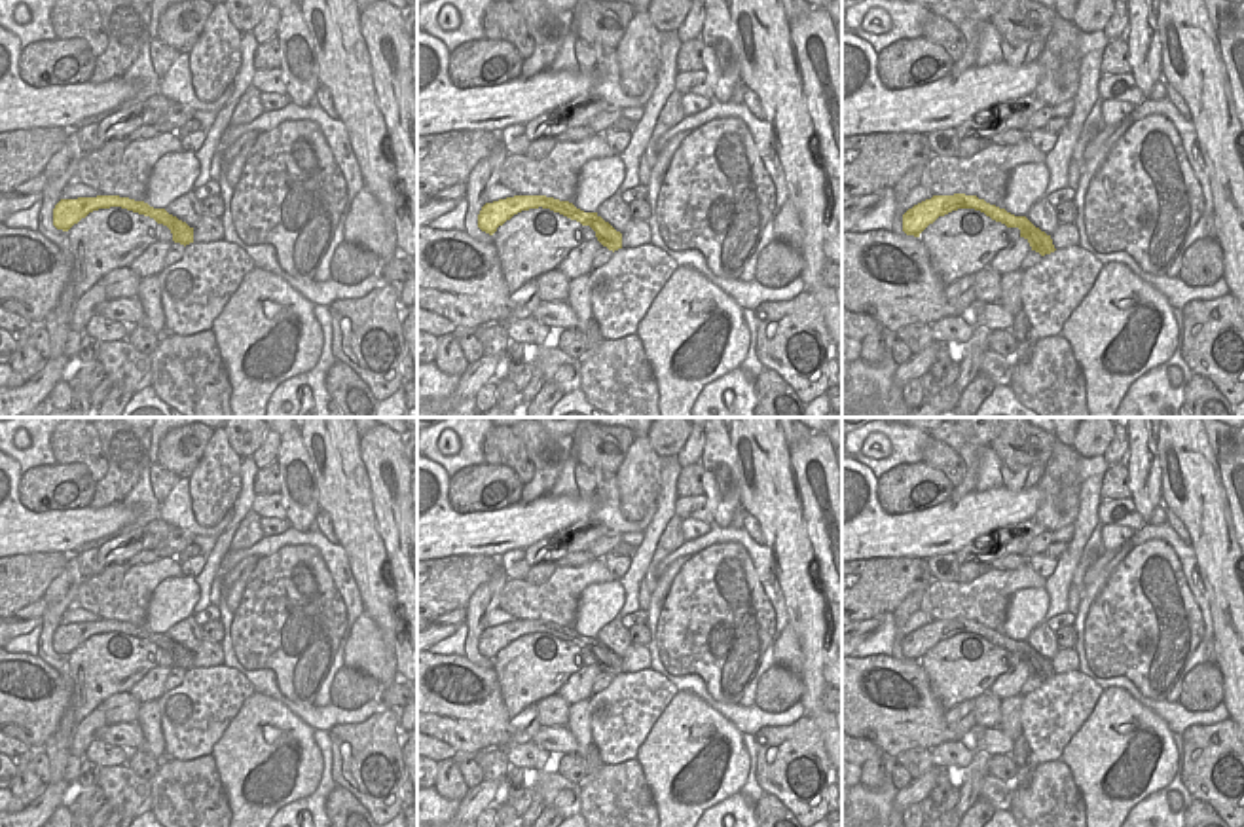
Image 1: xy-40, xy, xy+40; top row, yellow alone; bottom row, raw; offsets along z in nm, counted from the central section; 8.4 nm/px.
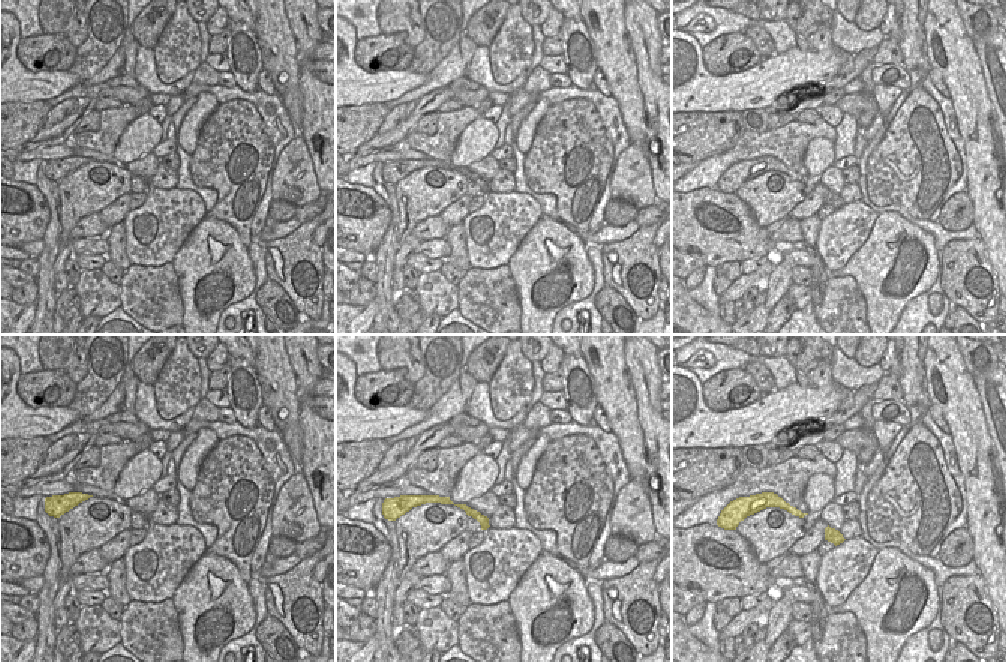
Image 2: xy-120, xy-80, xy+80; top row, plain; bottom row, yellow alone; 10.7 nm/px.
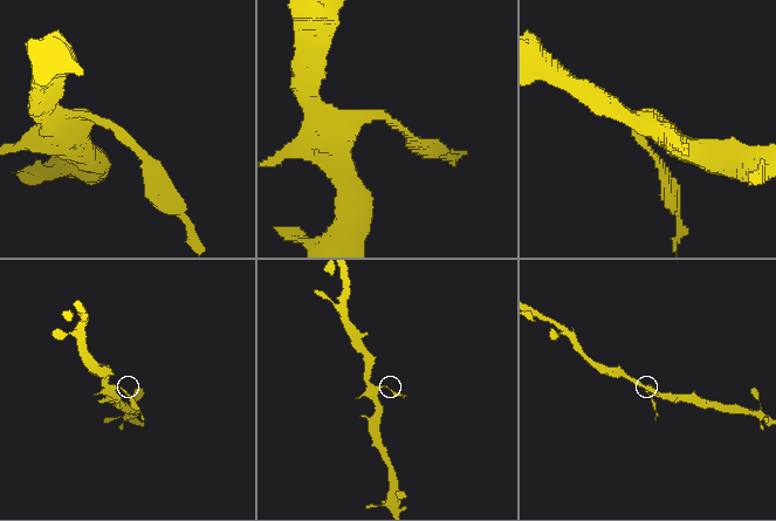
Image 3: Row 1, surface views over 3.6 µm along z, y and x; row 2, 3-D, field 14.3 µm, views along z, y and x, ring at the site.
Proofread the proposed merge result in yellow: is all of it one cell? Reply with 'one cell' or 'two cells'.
two cells

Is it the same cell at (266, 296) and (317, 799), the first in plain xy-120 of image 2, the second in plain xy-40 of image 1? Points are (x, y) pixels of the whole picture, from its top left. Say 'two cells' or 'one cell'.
two cells

